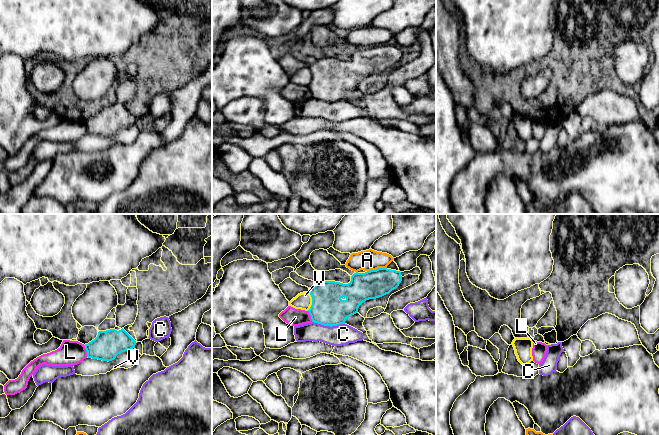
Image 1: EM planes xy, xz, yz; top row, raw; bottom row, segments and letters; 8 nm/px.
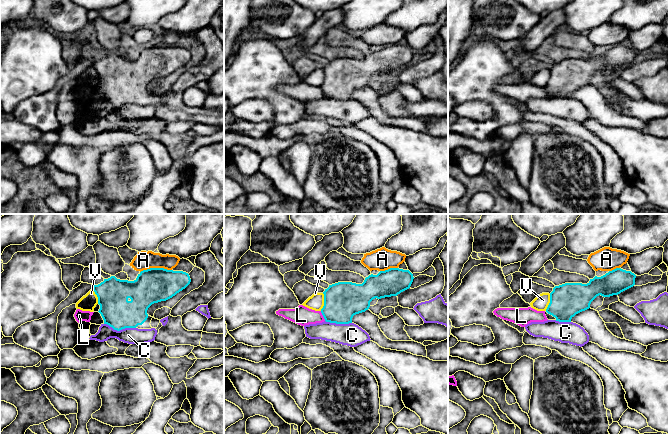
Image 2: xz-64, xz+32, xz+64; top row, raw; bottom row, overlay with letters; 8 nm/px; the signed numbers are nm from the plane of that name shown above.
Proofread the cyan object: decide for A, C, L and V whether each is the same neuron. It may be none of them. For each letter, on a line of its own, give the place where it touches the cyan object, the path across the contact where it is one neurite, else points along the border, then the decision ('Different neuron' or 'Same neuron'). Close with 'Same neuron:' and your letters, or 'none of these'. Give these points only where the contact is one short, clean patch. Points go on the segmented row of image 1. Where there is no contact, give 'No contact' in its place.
A: Touches cyan at xz (376, 269). Boundary: xz (386, 267), (378, 267), (367, 271). Different neuron
C: Touches cyan at xz (328, 325). Boundary: xz (312, 321), (330, 326), (344, 324). Different neuron
L: Touches cyan at xy (86, 350). Boundary: xy (83, 345), (87, 356). Different neuron
V: Touches cyan at xz (312, 301). Boundary: xz (308, 291), (311, 297), (311, 306), (307, 310). Different neuron
Same neuron: none of these

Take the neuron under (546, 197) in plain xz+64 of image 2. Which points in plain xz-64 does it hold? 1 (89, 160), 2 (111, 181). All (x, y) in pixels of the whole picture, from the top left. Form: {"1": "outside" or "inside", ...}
{"1": "outside", "2": "inside"}

